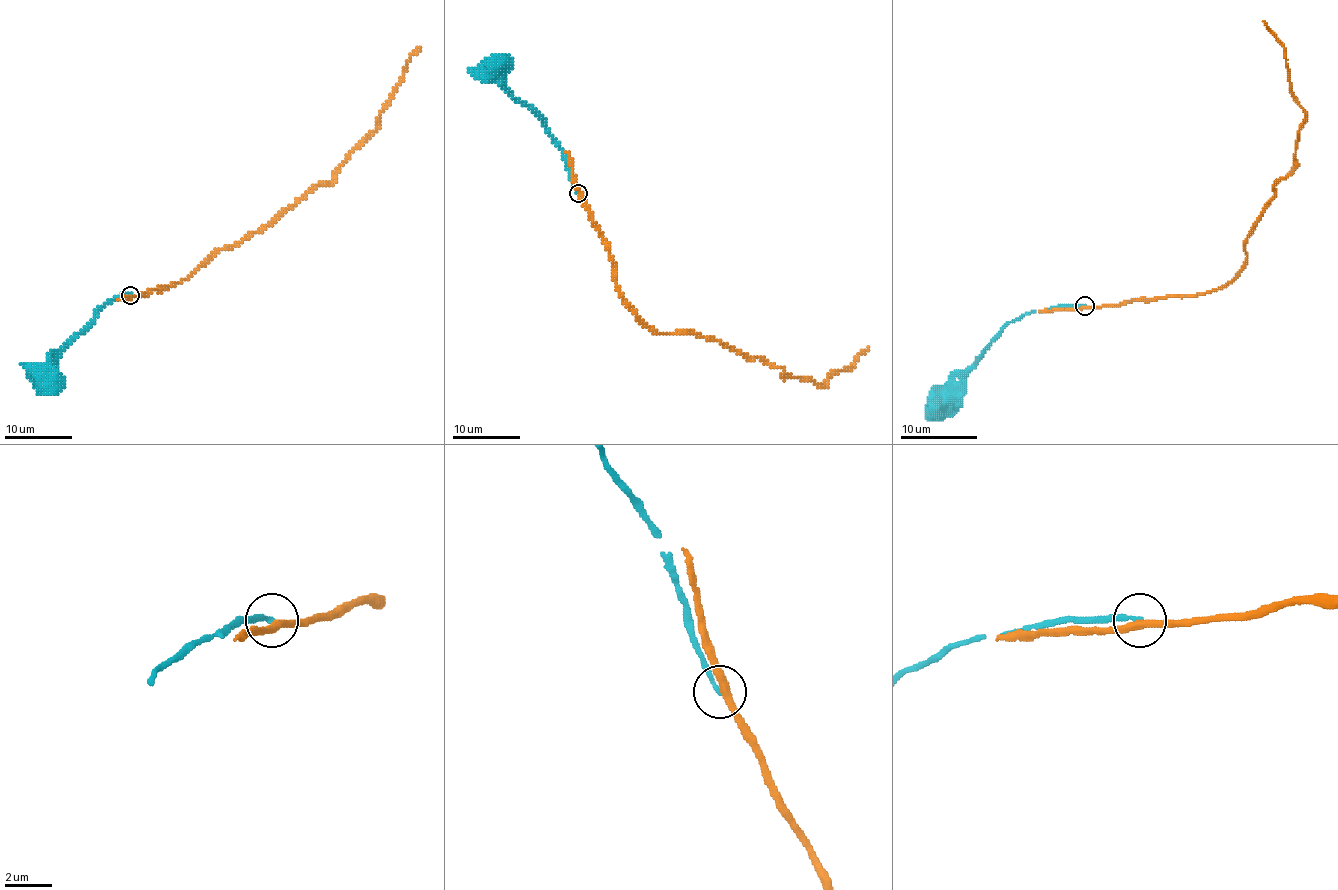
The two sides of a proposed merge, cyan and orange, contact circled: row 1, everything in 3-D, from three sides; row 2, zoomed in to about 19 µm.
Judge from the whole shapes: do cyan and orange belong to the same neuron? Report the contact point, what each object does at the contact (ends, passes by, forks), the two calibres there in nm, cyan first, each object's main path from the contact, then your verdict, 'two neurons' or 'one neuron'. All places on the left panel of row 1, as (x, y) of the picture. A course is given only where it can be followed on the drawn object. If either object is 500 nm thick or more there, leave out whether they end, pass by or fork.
(130, 295) | cyan ends | orange passes by | 190/320 nm | cyan via (130, 295), (113, 299), (100, 307), (97, 315), (36, 376), (39, 381) | orange via (130, 295), (186, 280), (218, 252), (334, 183), (421, 47) | two neurons

